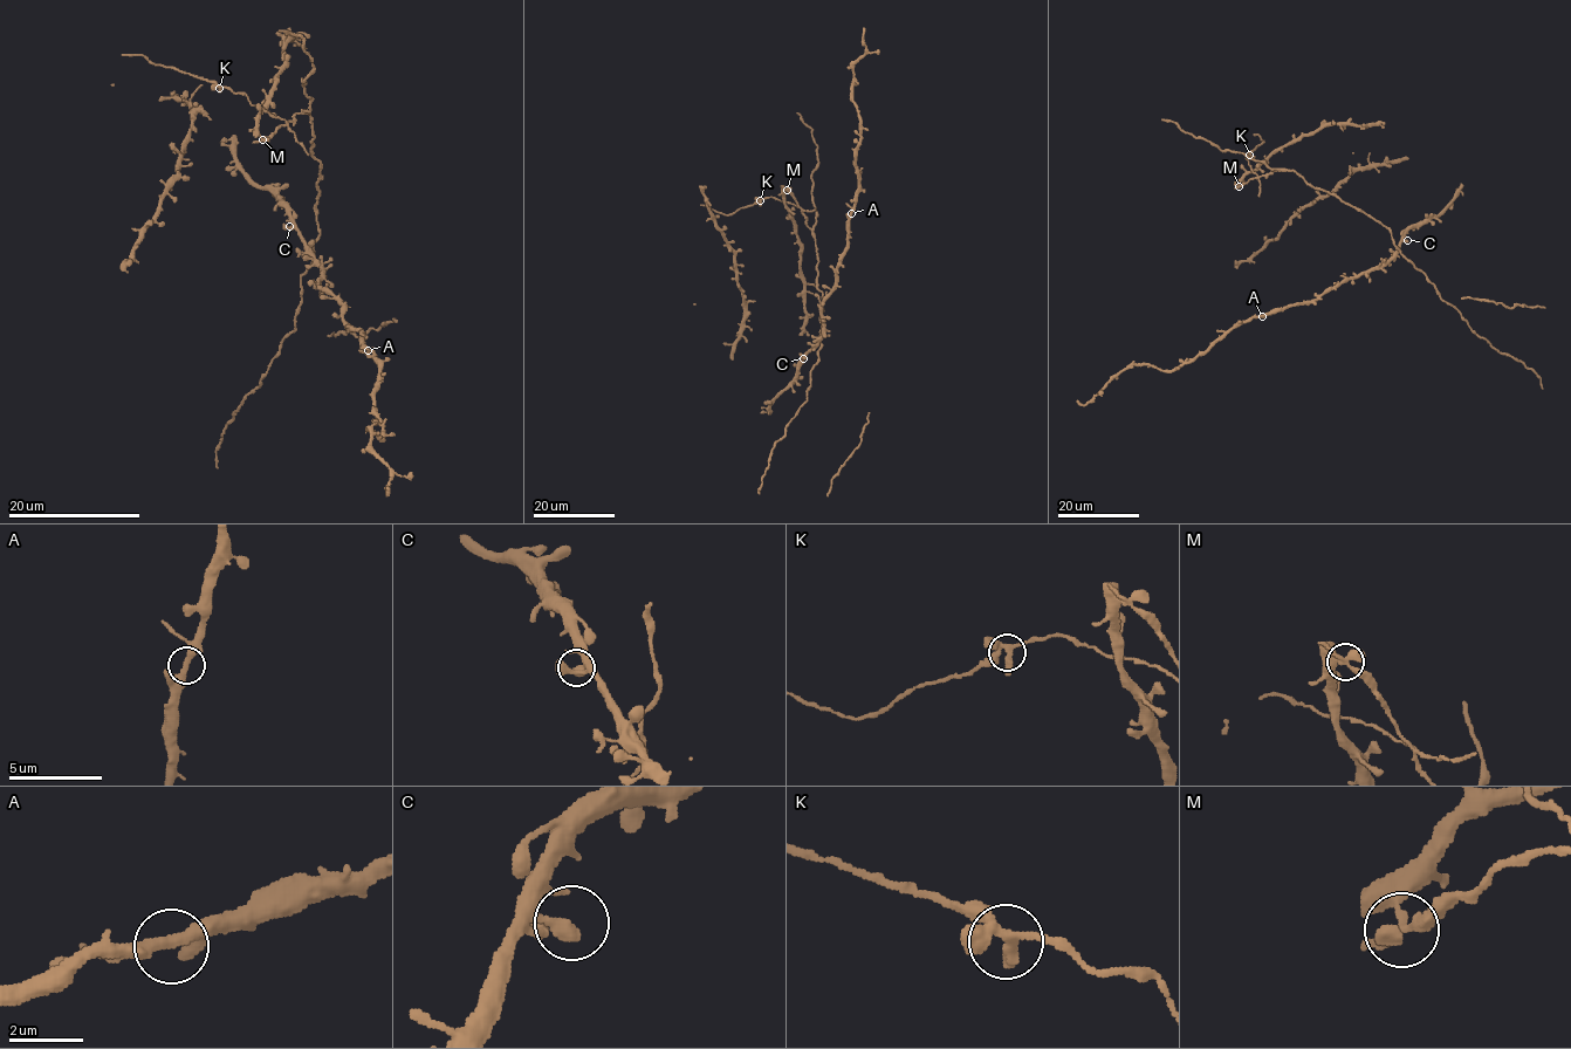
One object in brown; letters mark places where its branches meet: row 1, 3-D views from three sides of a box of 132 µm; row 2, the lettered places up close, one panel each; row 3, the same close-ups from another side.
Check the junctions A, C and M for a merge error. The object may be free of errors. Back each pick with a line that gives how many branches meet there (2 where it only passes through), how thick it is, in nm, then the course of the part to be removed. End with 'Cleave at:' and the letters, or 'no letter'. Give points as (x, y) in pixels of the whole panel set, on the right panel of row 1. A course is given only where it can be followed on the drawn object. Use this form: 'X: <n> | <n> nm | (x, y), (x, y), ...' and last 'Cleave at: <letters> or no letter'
M: 3 | 300 nm | (1239, 186), (1294, 170), (1370, 214), (1388, 228), (1395, 247), (1439, 296), (1493, 347), (1534, 372), (1542, 389)
Cleave at: M

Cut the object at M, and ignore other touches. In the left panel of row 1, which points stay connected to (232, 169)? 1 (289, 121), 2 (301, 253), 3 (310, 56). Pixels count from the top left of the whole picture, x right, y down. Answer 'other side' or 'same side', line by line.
1: other side
2: same side
3: other side

